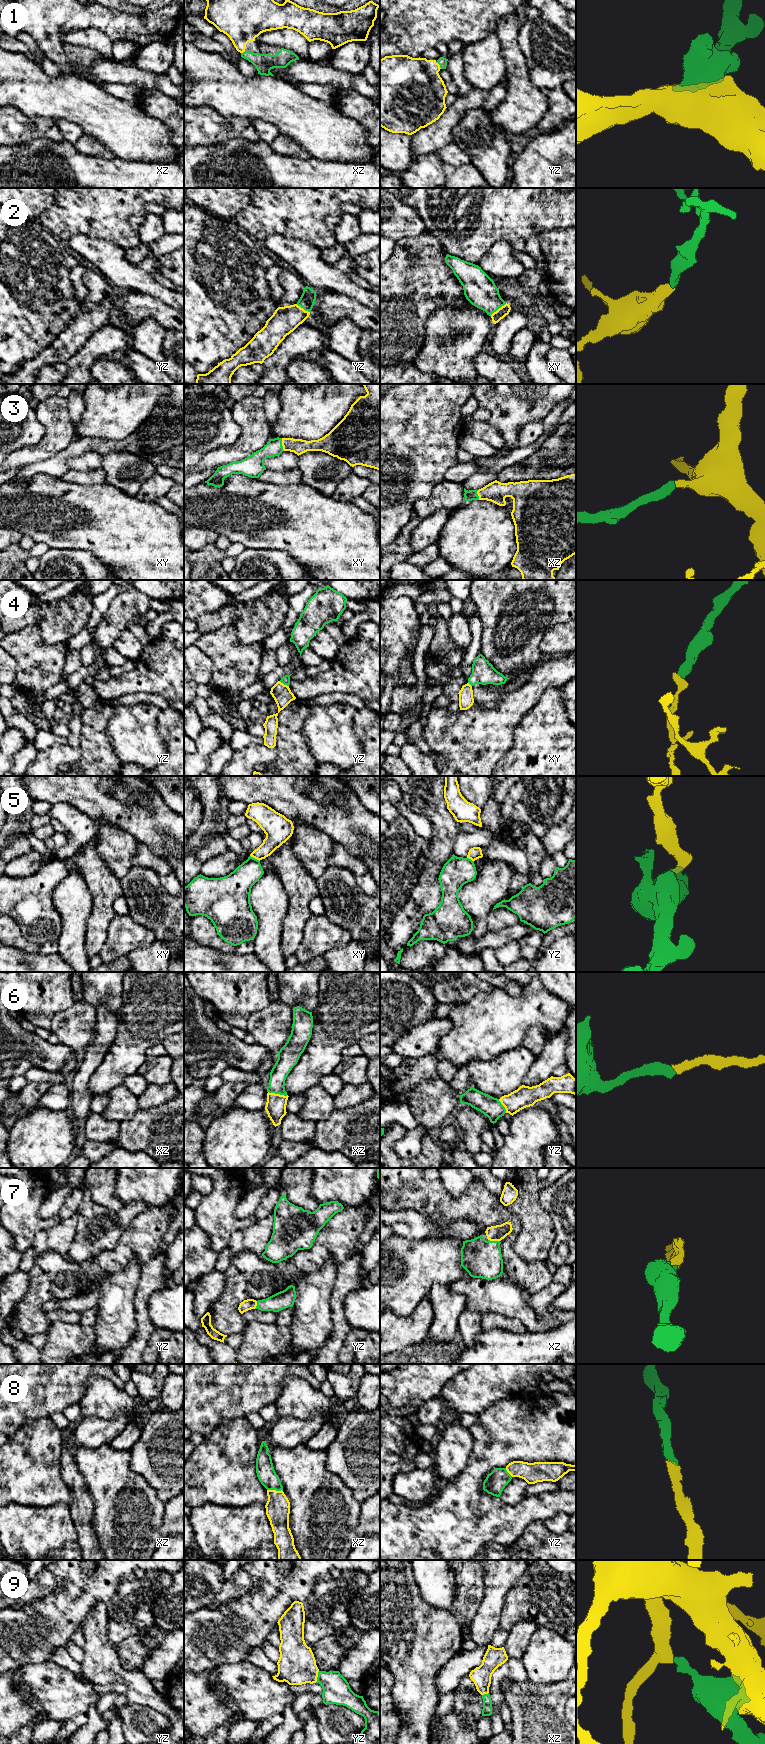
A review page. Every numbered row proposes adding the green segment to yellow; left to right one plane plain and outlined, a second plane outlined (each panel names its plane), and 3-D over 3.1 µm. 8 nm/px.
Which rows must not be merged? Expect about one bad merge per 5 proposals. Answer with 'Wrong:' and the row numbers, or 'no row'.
Wrong: 4, 5

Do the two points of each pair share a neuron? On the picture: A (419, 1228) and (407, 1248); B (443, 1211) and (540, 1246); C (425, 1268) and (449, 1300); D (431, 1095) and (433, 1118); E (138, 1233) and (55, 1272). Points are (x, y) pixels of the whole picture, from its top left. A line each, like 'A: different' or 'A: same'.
A: different
B: different
C: different
D: same
E: same

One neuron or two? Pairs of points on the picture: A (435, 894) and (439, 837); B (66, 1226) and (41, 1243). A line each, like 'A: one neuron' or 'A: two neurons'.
A: one neuron
B: one neuron

